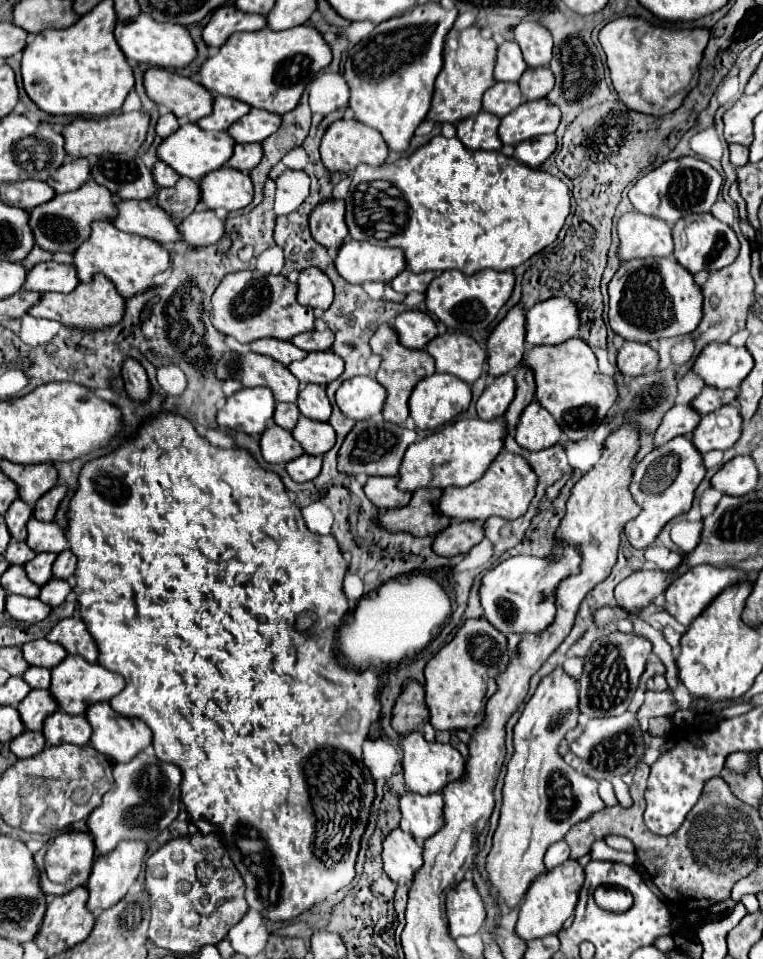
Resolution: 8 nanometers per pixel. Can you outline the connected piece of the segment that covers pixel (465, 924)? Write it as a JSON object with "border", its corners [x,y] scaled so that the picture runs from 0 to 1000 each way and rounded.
{"border":[[[606,918],[587,930],[585,947],[592,978],[624,974],[637,959],[637,947],[632,934],[626,932],[621,920],[616,918]]]}

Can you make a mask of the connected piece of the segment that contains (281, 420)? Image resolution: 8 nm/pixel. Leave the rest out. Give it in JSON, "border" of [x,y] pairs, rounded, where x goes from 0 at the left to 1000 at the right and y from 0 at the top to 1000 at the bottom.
{"border":[[[362,421],[359,440],[364,444],[370,444],[372,448],[383,448],[388,444],[391,436],[393,436],[393,430],[391,430],[388,421]]]}

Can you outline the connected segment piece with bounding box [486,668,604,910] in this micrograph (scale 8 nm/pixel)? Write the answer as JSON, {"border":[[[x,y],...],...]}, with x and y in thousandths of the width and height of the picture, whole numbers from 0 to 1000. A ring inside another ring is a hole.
{"border":[[[737,697],[716,705],[700,726],[689,732],[674,757],[674,786],[663,801],[661,836],[647,868],[645,886],[637,895],[640,920],[647,934],[655,934],[663,947],[684,941],[692,924],[713,905],[713,888],[721,880],[737,876],[750,859],[792,843],[784,830],[784,813],[747,801],[731,784],[742,763],[755,759],[758,751],[758,715]]]}

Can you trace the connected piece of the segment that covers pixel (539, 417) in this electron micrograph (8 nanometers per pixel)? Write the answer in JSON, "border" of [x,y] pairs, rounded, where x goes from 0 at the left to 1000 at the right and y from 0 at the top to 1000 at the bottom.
{"border":[[[697,417],[687,425],[687,430],[674,446],[676,461],[689,469],[721,467],[731,461],[731,455],[734,455],[734,446],[731,446],[729,438],[702,417]]]}

